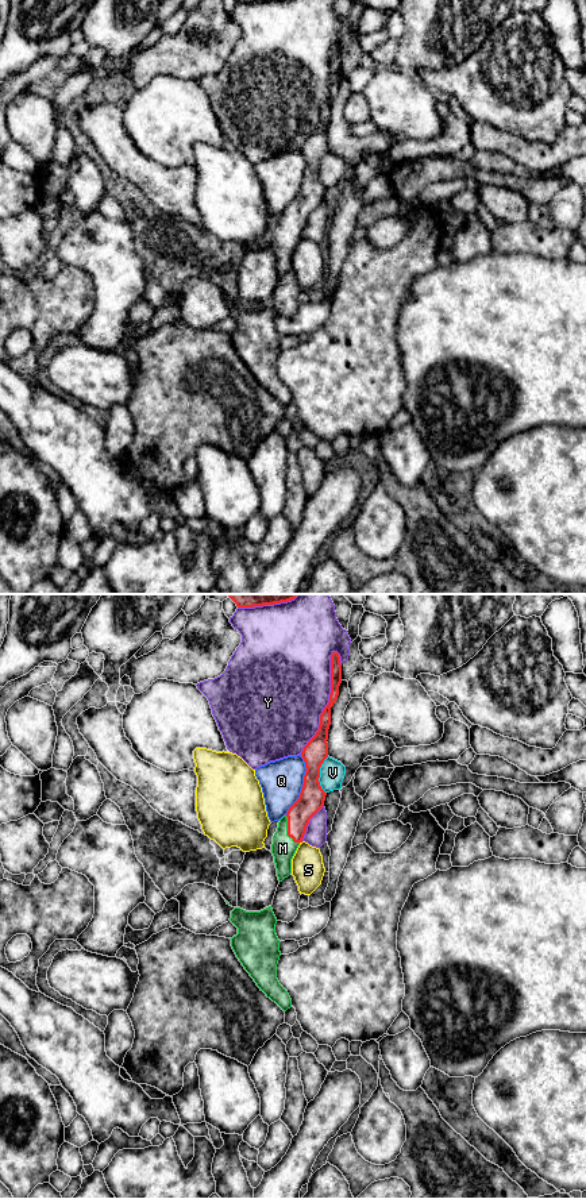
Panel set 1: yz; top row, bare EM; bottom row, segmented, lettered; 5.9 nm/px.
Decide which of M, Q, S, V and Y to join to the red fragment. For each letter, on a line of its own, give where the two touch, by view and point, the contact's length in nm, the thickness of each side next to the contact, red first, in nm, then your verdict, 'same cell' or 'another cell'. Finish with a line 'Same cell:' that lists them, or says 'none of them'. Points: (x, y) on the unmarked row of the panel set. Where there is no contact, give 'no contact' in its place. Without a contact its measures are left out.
M: meets red in yz at (288, 226); contact 190 nm long; 150 nm thick on the red side, 140 nm on the other; same cell
Q: meets red in yz at (303, 180); contact 380 nm long; 150 nm thick on the red side, 260 nm on the other; another cell
S: meets red in yz at (300, 236); contact 30 nm long; 150 nm thick on the red side, 190 nm on the other; another cell
V: meets red in yz at (319, 170); contact 220 nm long; 150 nm thick on the red side, 150 nm on the other; another cell
Y: meets red in yz at (328, 97); contact 650 nm long; 100 nm thick on the red side, 480 nm on the other; another cell
Same cell: M

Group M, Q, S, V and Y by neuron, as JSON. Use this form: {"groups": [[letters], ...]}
{"groups": [["M"], ["Q"], ["S"], ["V"], ["Y"]]}

